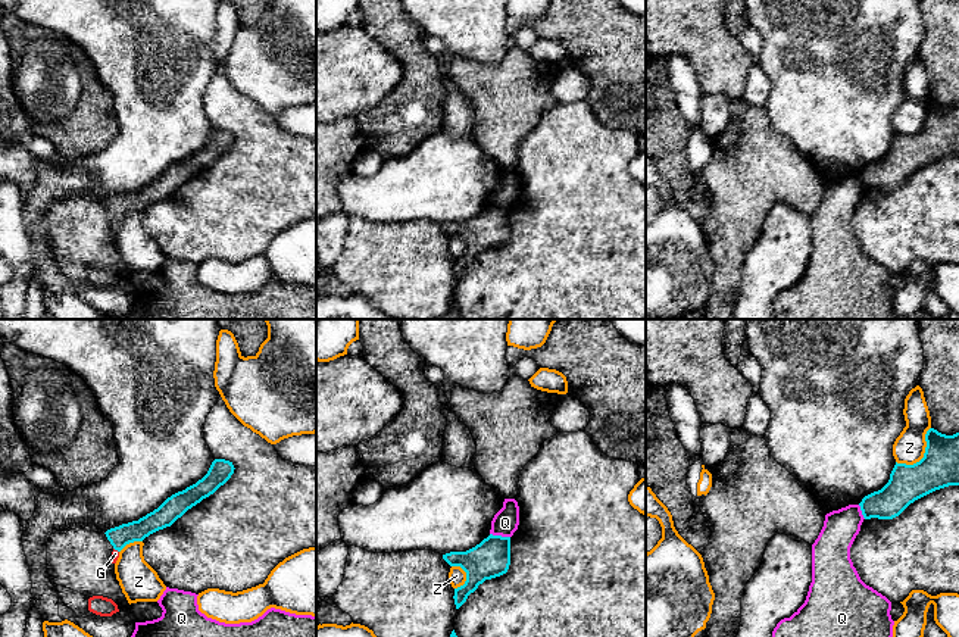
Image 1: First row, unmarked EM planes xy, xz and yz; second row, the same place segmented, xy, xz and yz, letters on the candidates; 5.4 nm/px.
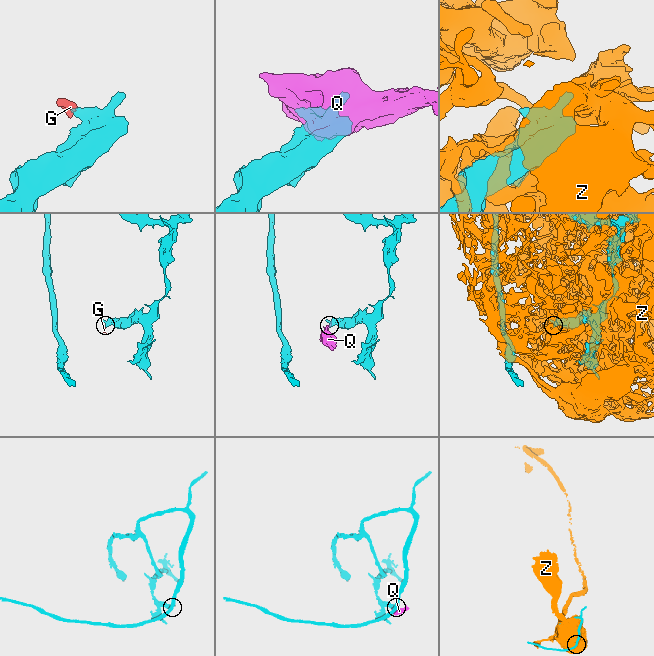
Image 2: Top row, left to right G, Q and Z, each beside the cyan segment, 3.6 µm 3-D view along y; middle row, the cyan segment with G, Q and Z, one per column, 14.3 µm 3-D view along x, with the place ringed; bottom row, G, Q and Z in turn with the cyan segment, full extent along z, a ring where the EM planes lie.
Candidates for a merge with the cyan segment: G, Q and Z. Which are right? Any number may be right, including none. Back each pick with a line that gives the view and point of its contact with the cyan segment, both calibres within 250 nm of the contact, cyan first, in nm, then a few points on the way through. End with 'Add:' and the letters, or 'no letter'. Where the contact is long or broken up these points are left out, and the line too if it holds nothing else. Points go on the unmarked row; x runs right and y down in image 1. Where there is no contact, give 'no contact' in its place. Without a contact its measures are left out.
G: xy (116, 219) | 120/50 nm | across xy (124, 205), (118, 211), (116, 219), (115, 224)
Add: G

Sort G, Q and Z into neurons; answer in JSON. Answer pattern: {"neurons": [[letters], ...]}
{"neurons": [["G"], ["Q"], ["Z"]]}

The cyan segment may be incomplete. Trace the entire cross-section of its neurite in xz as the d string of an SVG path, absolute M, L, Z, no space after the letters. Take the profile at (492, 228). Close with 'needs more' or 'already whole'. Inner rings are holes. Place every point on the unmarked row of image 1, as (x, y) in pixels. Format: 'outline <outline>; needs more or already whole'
outline M490 204L475 218L466 222L443 225L450 237L460 237L466 243L463 256L454 259L454 275L459 280L485 250L500 247L510 235L510 207Z; already whole

